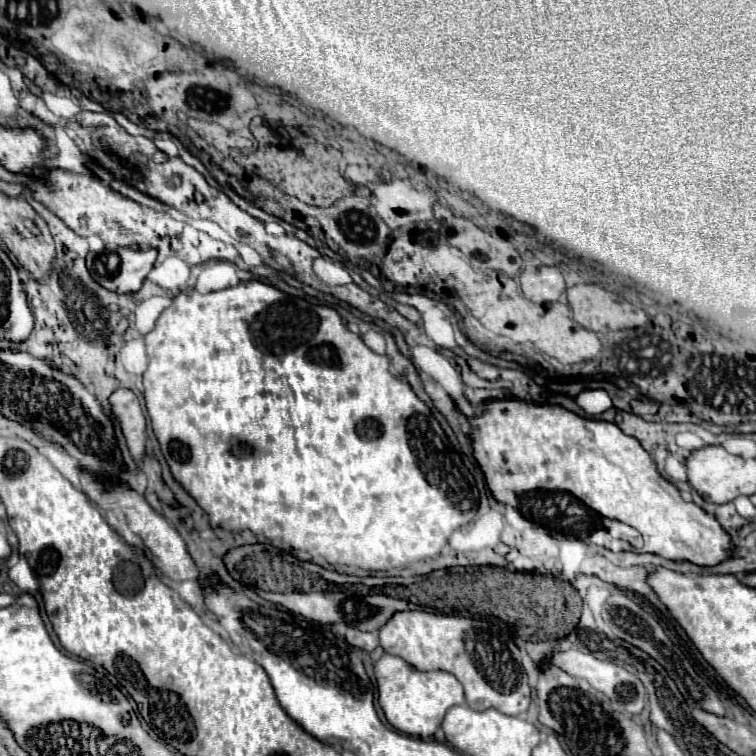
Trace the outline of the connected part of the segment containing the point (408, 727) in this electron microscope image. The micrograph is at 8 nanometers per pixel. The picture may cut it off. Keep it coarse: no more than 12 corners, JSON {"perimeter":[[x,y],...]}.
{"perimeter":[[384,654],[378,702],[400,732],[432,738],[464,704],[448,672]]}

